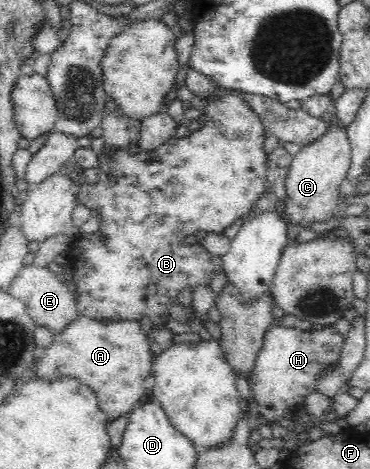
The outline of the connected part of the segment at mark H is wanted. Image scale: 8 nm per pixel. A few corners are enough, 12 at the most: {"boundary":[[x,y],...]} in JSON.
{"boundary":[[273,325],[247,380],[259,417],[279,420],[318,392],[345,335]]}

